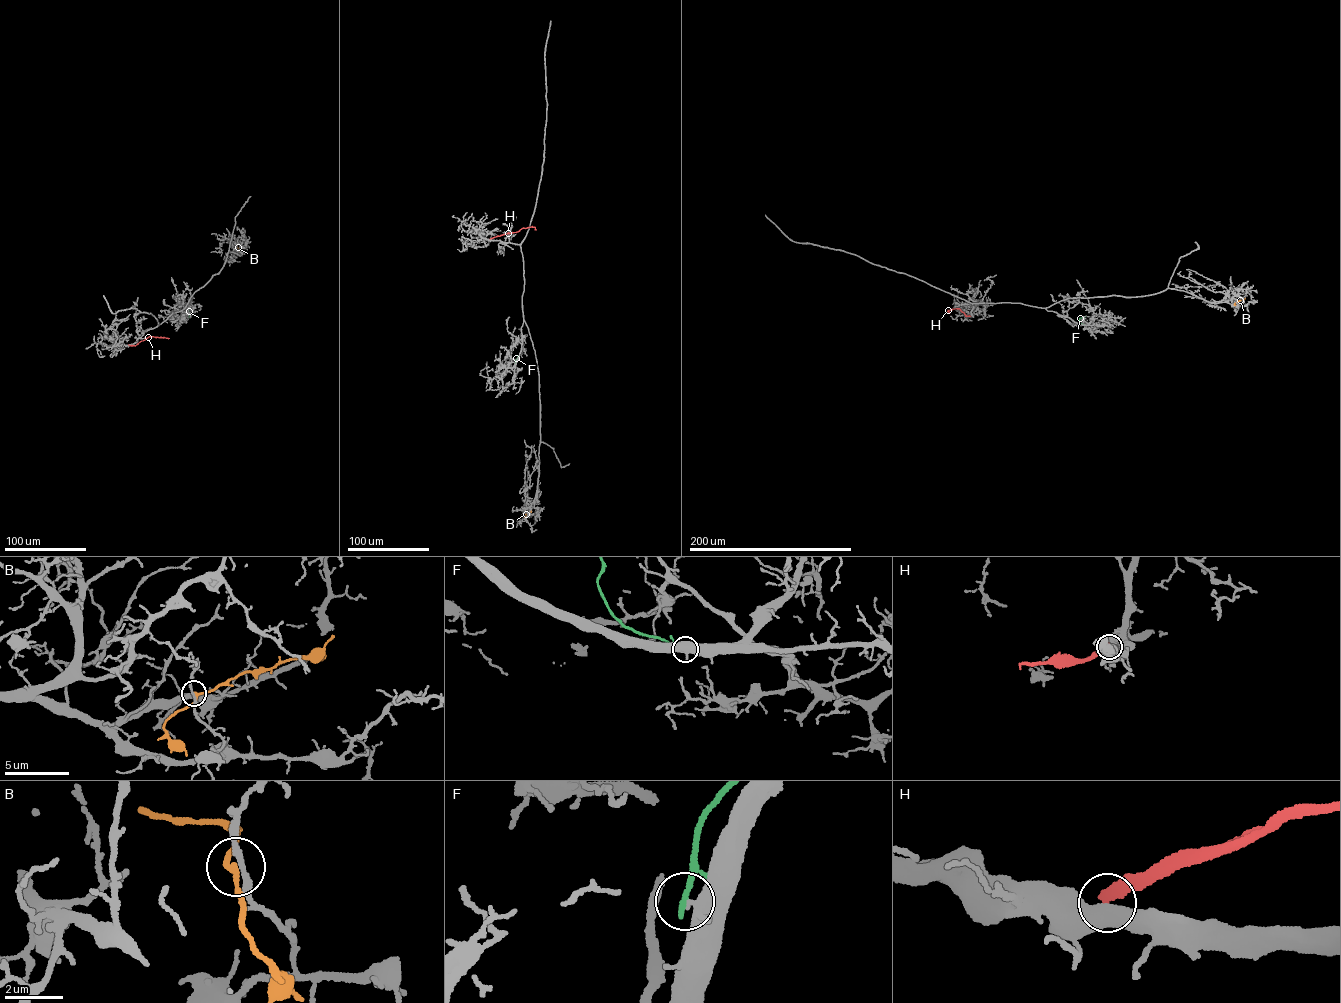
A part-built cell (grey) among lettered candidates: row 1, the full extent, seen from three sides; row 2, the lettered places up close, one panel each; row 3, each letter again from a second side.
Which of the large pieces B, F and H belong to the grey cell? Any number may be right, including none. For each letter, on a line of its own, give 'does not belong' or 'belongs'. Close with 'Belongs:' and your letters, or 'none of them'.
B: does not belong
F: does not belong
H: does not belong
Belongs: none of them

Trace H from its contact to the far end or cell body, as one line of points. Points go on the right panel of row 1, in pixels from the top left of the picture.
H: (972, 315), (966, 316), (959, 308), (949, 312)

